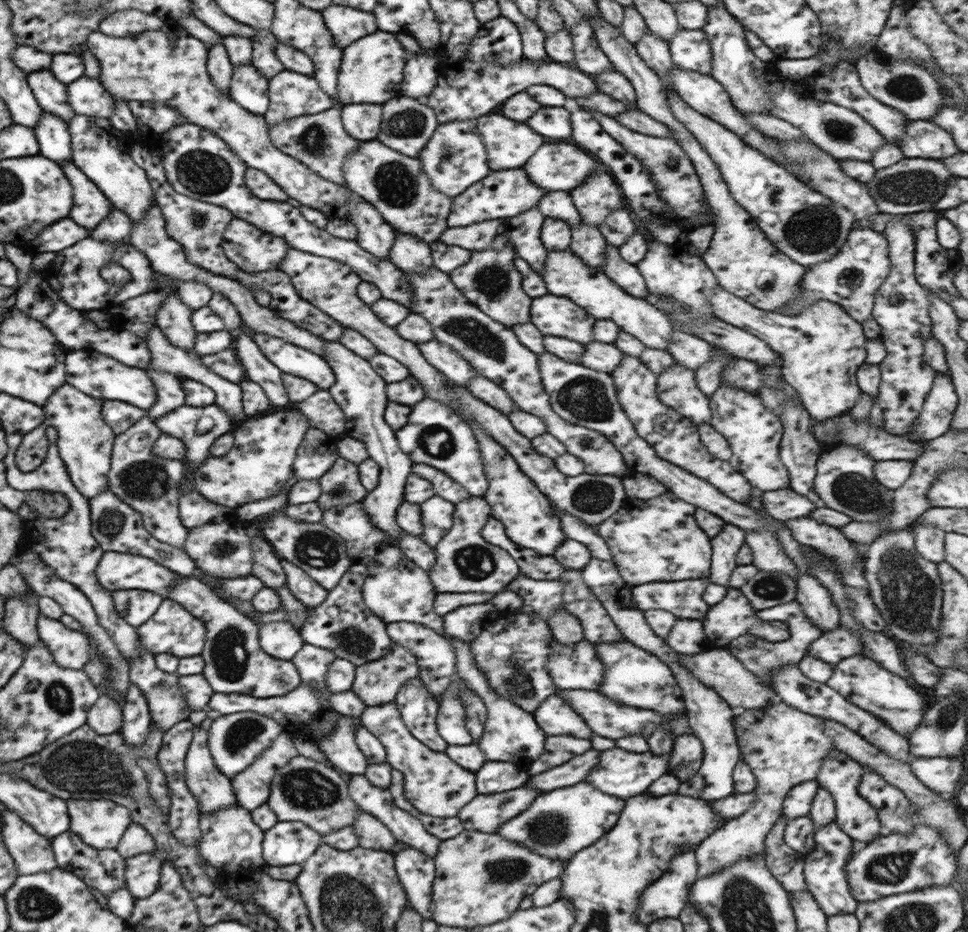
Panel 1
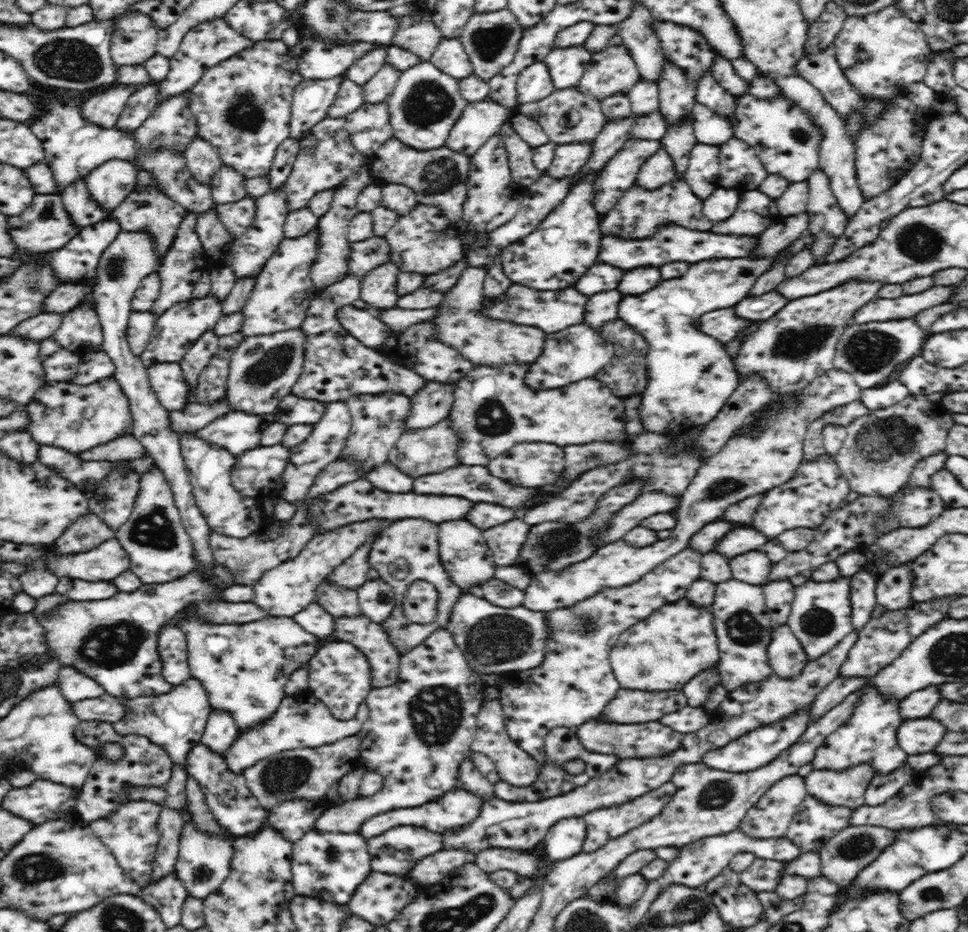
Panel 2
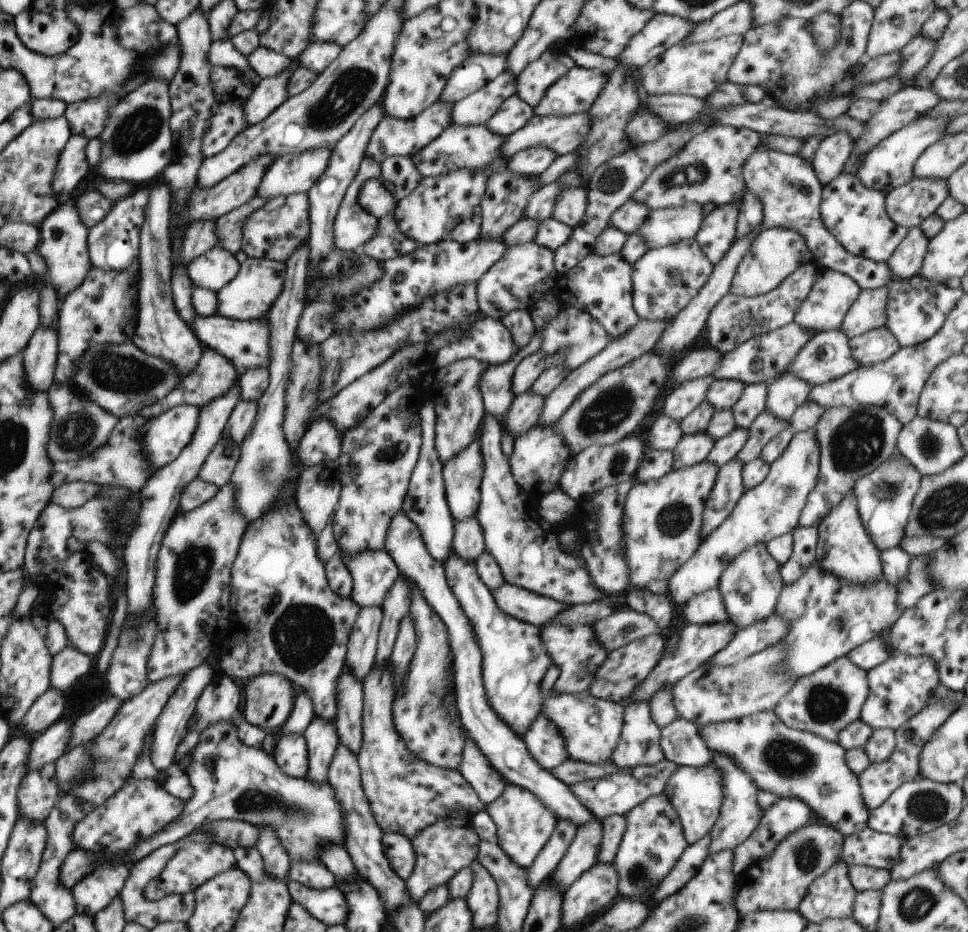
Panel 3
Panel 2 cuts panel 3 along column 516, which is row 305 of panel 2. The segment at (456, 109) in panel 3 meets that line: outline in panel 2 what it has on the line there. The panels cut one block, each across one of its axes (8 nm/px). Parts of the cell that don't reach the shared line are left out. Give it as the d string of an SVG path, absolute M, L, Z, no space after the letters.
M80 303L65 313L52 337L59 346L80 356L102 351L103 332L94 305Z

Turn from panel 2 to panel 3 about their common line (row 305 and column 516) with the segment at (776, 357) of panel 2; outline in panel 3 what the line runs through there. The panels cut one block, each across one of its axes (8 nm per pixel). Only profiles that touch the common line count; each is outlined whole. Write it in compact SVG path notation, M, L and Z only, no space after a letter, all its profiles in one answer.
M507 783L502 794L494 802L490 802L485 810L496 824L498 846L502 846L508 858L520 868L528 868L534 858L538 858L558 824L556 814L552 814L552 810L548 810L548 806L544 806L544 802L536 798L536 794L512 783Z

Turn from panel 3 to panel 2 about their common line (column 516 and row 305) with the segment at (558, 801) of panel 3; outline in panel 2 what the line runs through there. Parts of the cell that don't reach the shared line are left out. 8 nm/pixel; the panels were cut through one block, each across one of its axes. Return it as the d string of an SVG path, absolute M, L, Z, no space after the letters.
M778 291L766 292L760 296L746 296L735 304L734 311L738 317L749 321L762 321L772 318L782 310L789 300L782 297Z

